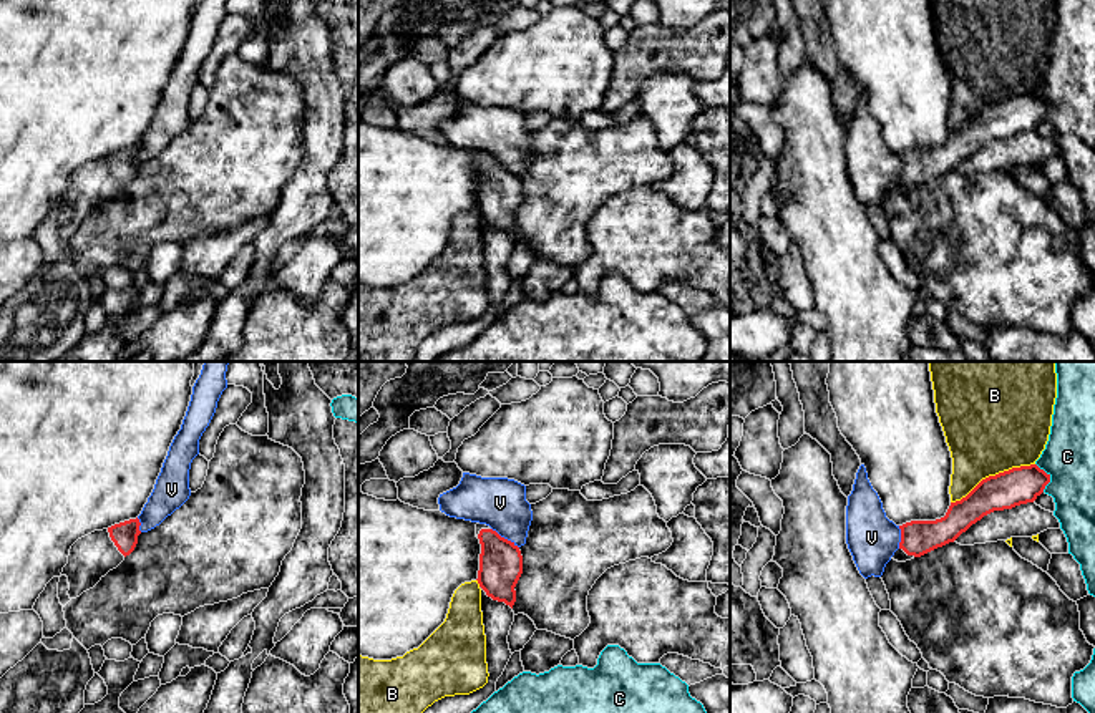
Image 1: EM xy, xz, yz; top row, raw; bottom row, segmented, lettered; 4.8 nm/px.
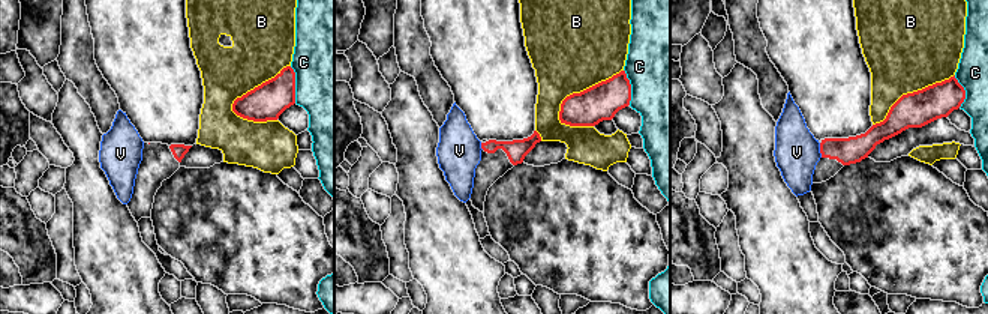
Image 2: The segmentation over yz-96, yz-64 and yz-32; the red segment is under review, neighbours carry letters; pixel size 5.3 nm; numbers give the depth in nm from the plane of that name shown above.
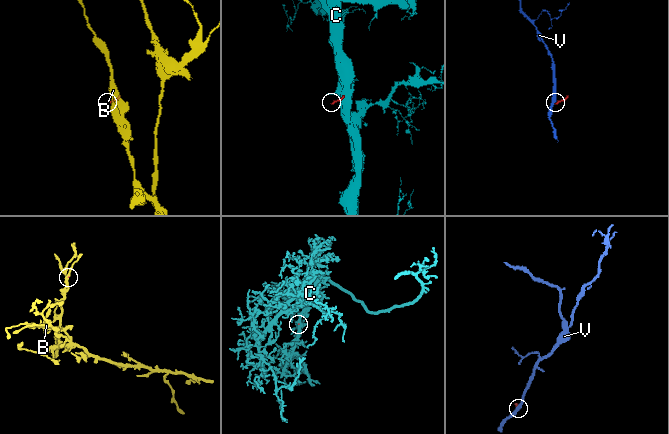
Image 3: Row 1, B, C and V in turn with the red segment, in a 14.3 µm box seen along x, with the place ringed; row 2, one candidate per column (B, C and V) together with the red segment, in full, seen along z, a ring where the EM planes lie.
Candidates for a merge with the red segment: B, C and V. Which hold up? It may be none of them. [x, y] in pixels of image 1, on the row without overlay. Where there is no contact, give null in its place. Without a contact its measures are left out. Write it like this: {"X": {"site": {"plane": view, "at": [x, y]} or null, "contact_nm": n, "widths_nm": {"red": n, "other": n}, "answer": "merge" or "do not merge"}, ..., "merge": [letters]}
{"B": {"site": {"plane": "yz", "at": [992, 105]}, "contact_nm": 460, "widths_nm": {"red": 180, "other": 460}, "answer": "do not merge"}, "C": {"site": {"plane": "yz", "at": [1049, 106]}, "contact_nm": 150, "widths_nm": {"red": 180, "other": 260}, "answer": "do not merge"}, "V": {"site": {"plane": "xz", "at": [503, 166]}, "contact_nm": 170, "widths_nm": {"red": 200, "other": 260}, "answer": "do not merge"}, "merge": []}

